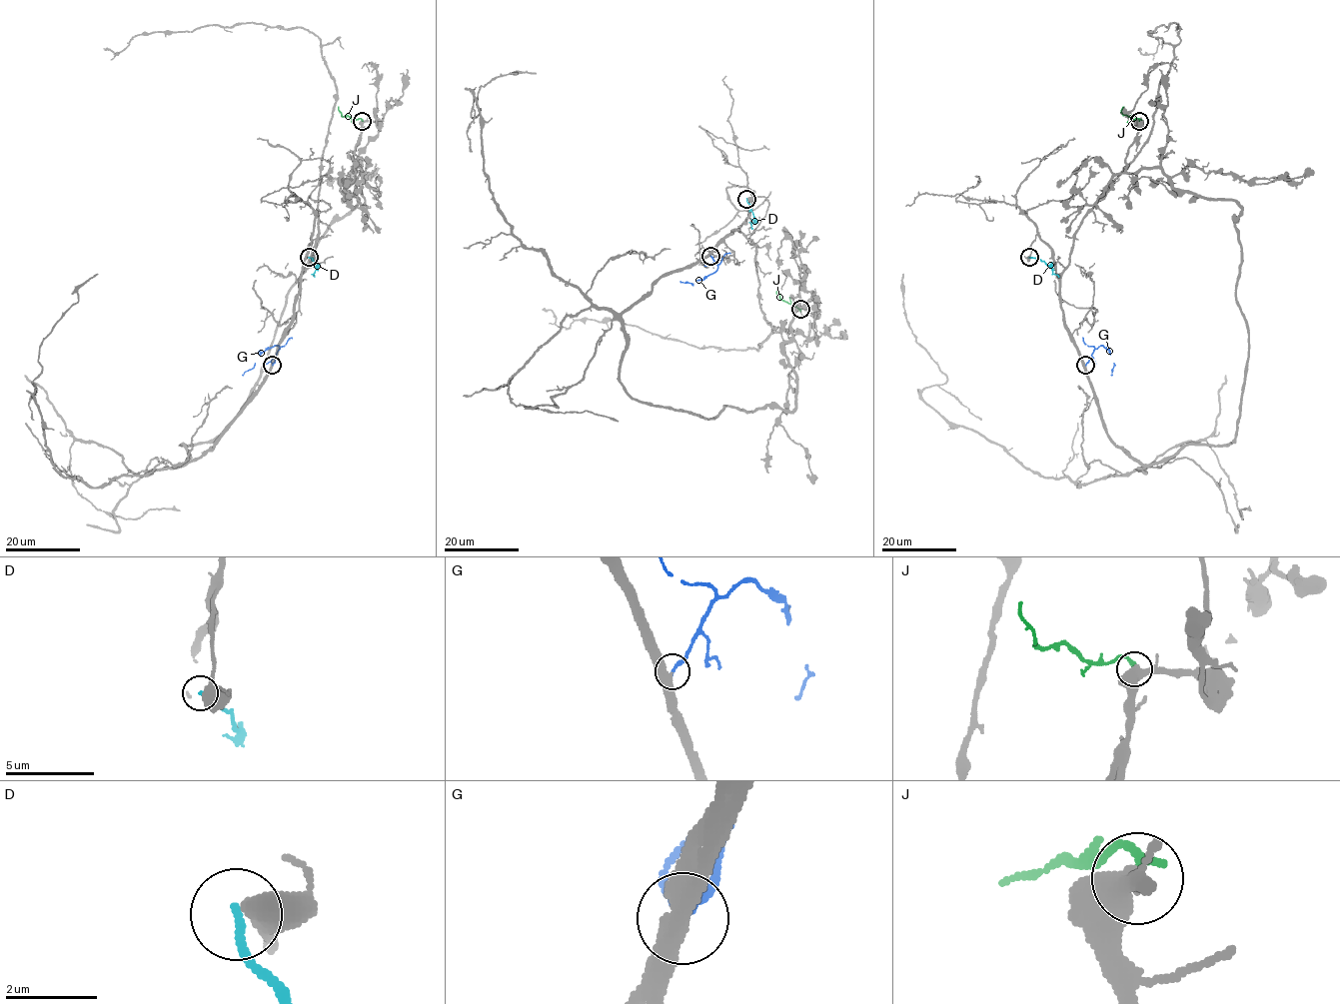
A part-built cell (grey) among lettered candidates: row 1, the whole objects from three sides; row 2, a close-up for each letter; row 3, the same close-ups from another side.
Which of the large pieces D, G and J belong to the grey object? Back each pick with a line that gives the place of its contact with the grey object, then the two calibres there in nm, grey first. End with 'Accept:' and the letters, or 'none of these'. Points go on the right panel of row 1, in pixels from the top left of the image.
G: meets grey at (1085, 365); 400 nm thick on the grey side, 190 nm on the other
Accept: G

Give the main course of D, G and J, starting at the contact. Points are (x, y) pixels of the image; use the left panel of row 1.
D: (308, 258), (315, 261), (314, 277)
G: (272, 365), (280, 349), (278, 346), (264, 351), (242, 375)
J: (362, 121), (343, 116), (338, 107)

